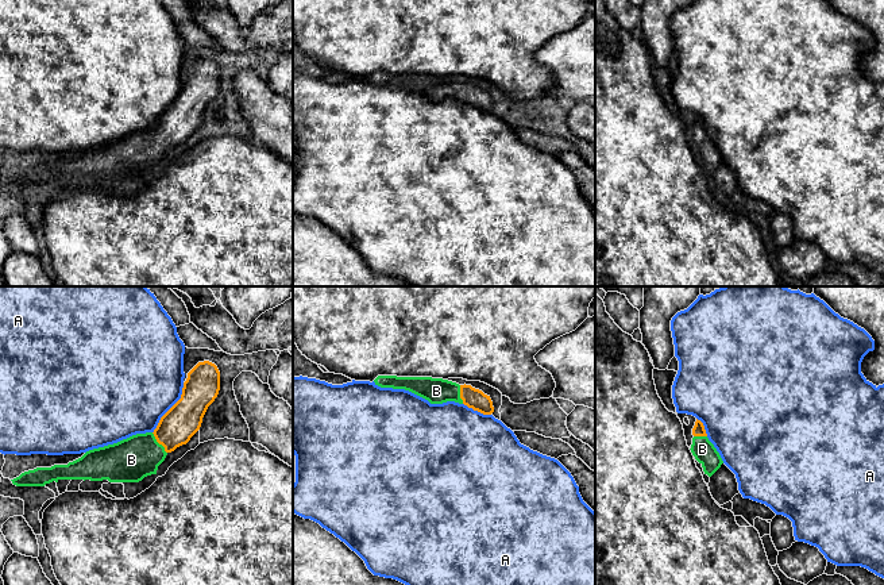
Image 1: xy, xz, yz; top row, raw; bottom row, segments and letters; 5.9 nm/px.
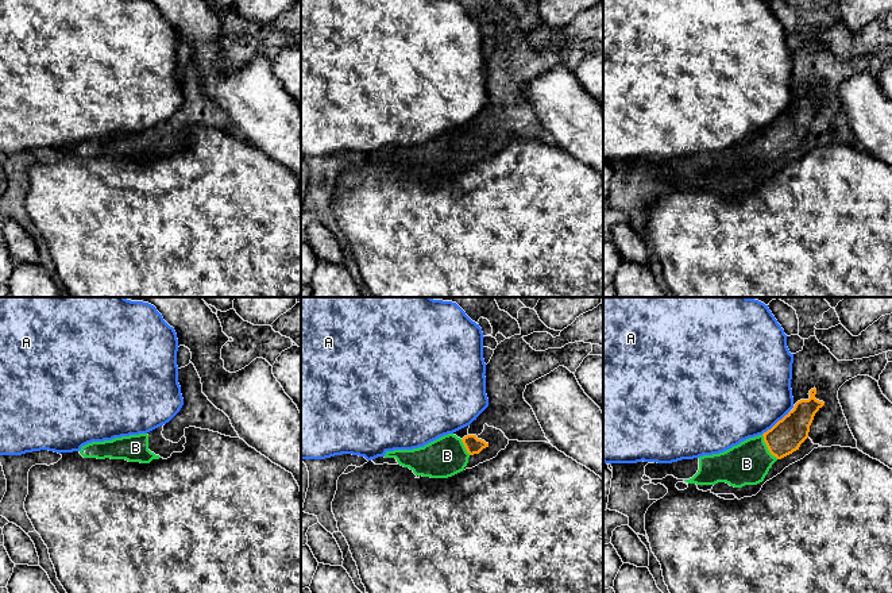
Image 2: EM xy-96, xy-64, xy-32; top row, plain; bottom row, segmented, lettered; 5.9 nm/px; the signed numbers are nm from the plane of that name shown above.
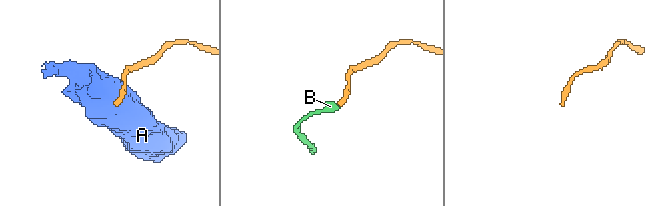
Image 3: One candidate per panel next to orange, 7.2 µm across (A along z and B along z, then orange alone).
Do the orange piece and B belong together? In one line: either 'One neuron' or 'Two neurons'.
One neuron

